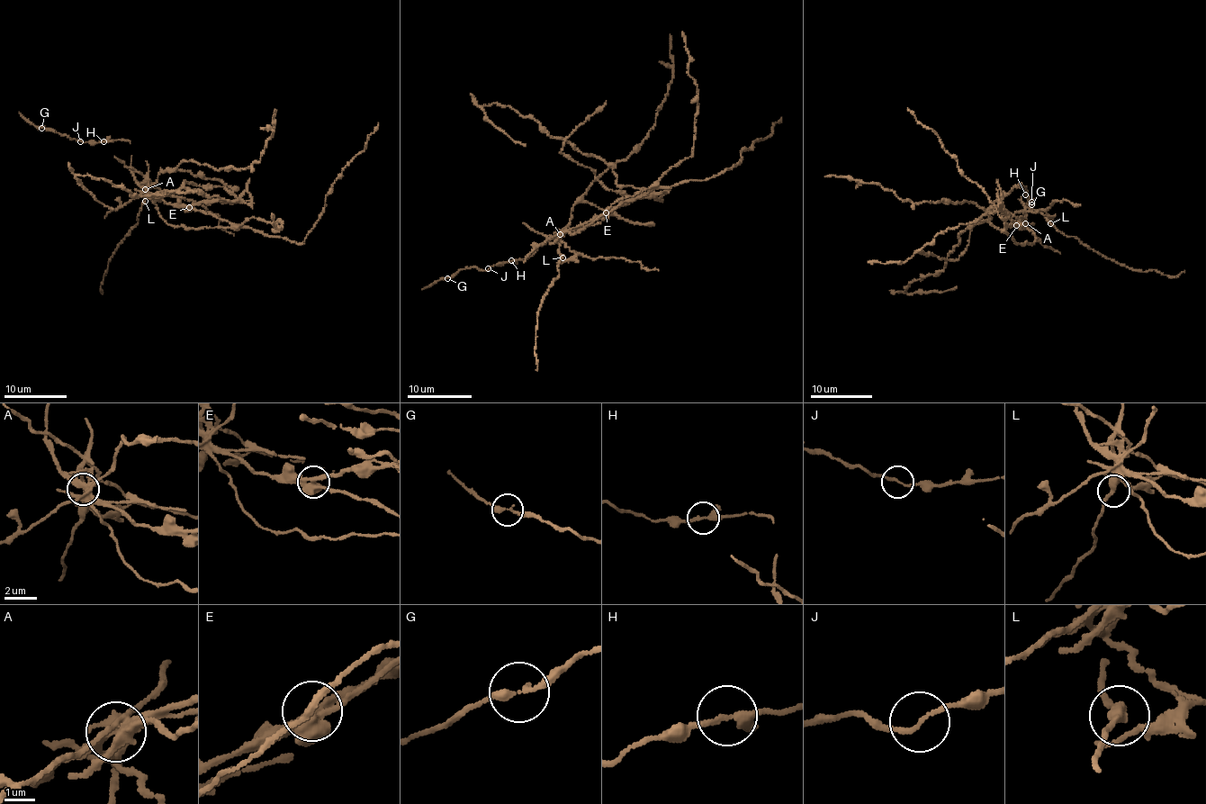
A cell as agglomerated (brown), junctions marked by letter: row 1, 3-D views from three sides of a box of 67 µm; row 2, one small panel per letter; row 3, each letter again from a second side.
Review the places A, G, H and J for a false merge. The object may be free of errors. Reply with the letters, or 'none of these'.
A

